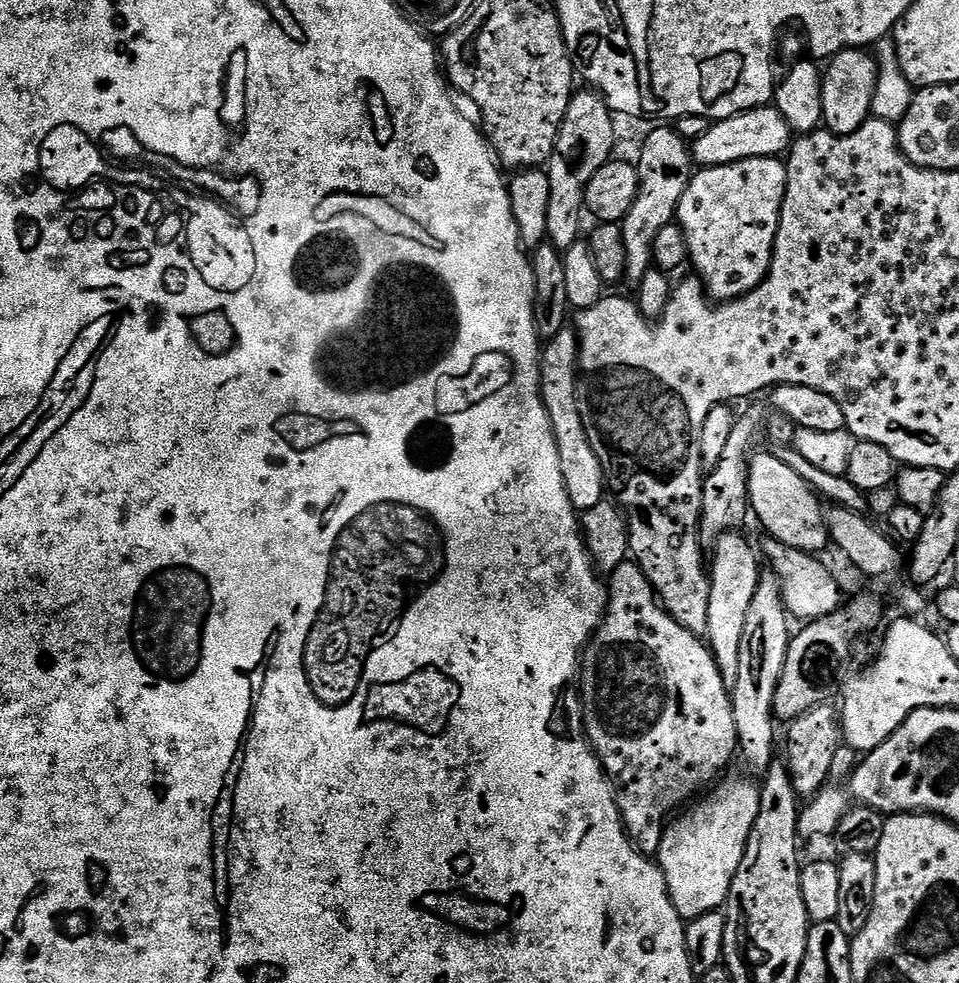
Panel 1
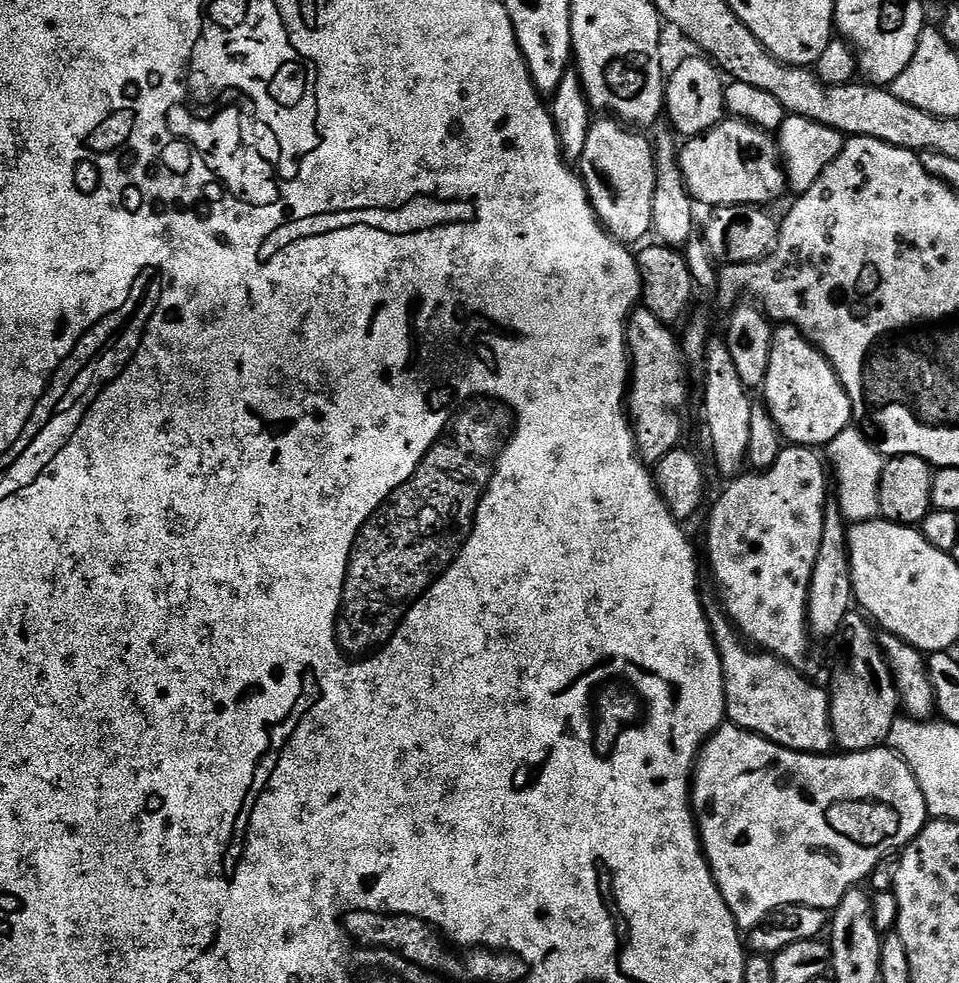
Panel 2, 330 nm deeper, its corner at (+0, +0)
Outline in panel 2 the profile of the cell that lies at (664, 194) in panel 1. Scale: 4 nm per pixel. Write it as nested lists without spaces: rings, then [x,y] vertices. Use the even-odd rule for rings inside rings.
[[[700,54],[695,55],[686,57],[673,72],[671,69],[667,73],[664,85],[666,118],[668,116],[673,124],[671,127],[684,138],[700,136],[704,132],[709,132],[711,128],[718,126],[726,116],[725,77],[711,60]]]

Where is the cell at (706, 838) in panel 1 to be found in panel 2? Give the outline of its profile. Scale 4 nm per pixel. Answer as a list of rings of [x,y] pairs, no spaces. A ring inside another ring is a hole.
[[[725,722],[703,744],[696,758],[696,767],[692,769],[692,811],[696,817],[696,826],[700,830],[700,843],[704,846],[704,856],[708,859],[708,865],[714,874],[714,882],[718,890],[722,890],[722,898],[726,898],[726,906],[730,906],[730,914],[734,914],[736,927],[741,930],[750,930],[758,926],[774,910],[791,904],[825,910],[836,909],[851,888],[863,885],[871,877],[872,871],[876,869],[882,857],[903,850],[915,838],[918,831],[916,804],[918,808],[916,775],[908,767],[908,763],[888,746],[847,754],[795,752],[783,748],[781,744],[770,742],[765,736],[747,732],[745,728]]]

